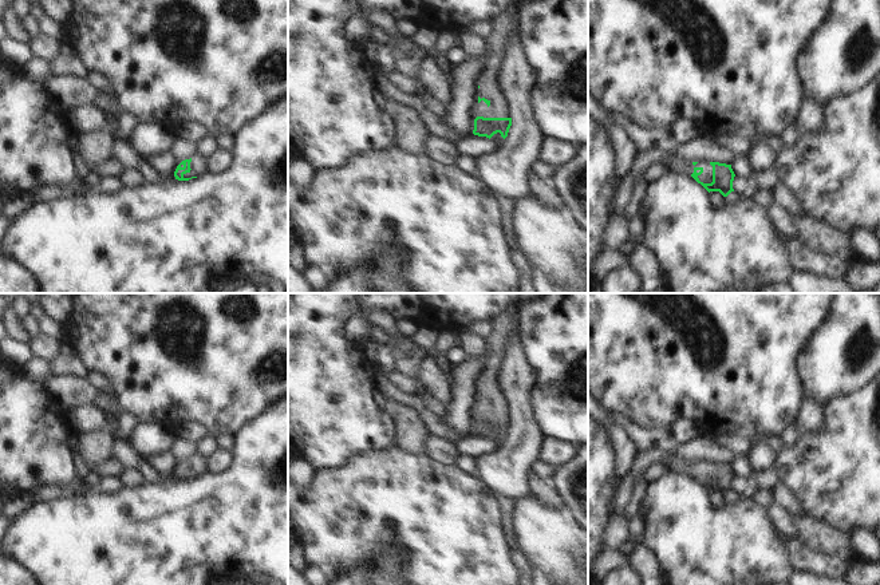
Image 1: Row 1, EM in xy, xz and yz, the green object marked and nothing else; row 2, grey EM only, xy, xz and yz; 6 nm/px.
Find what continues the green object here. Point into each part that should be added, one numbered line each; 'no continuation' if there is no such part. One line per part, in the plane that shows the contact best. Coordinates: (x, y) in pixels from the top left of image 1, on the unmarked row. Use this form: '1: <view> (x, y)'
1: yz (674, 462)

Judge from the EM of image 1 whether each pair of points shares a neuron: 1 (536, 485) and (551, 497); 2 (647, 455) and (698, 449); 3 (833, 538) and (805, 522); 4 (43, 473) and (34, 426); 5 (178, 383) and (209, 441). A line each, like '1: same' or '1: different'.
1: same
2: same
3: same
4: same
5: different

